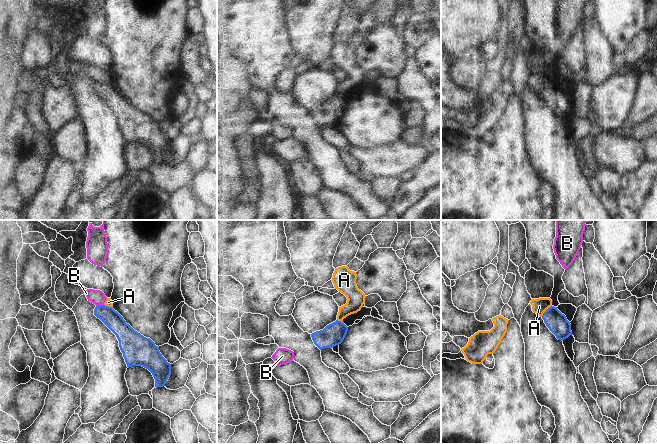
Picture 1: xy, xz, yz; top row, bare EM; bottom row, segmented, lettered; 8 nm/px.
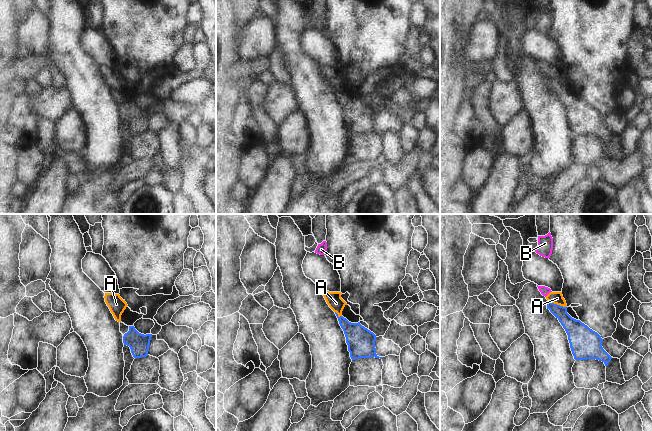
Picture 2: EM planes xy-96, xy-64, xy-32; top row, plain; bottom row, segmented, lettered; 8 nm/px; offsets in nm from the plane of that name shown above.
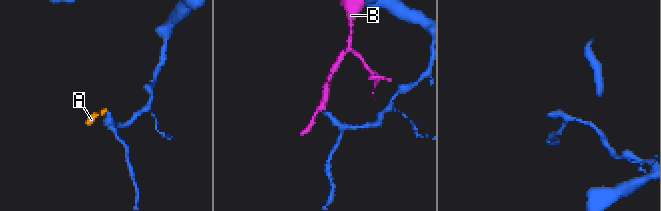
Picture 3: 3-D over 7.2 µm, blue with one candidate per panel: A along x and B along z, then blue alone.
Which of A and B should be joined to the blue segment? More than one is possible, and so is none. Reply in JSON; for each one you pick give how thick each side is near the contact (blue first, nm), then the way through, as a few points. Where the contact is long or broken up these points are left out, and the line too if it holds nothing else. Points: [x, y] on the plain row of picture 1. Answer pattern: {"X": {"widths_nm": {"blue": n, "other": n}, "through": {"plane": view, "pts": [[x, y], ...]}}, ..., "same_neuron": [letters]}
{"same_neuron": []}

